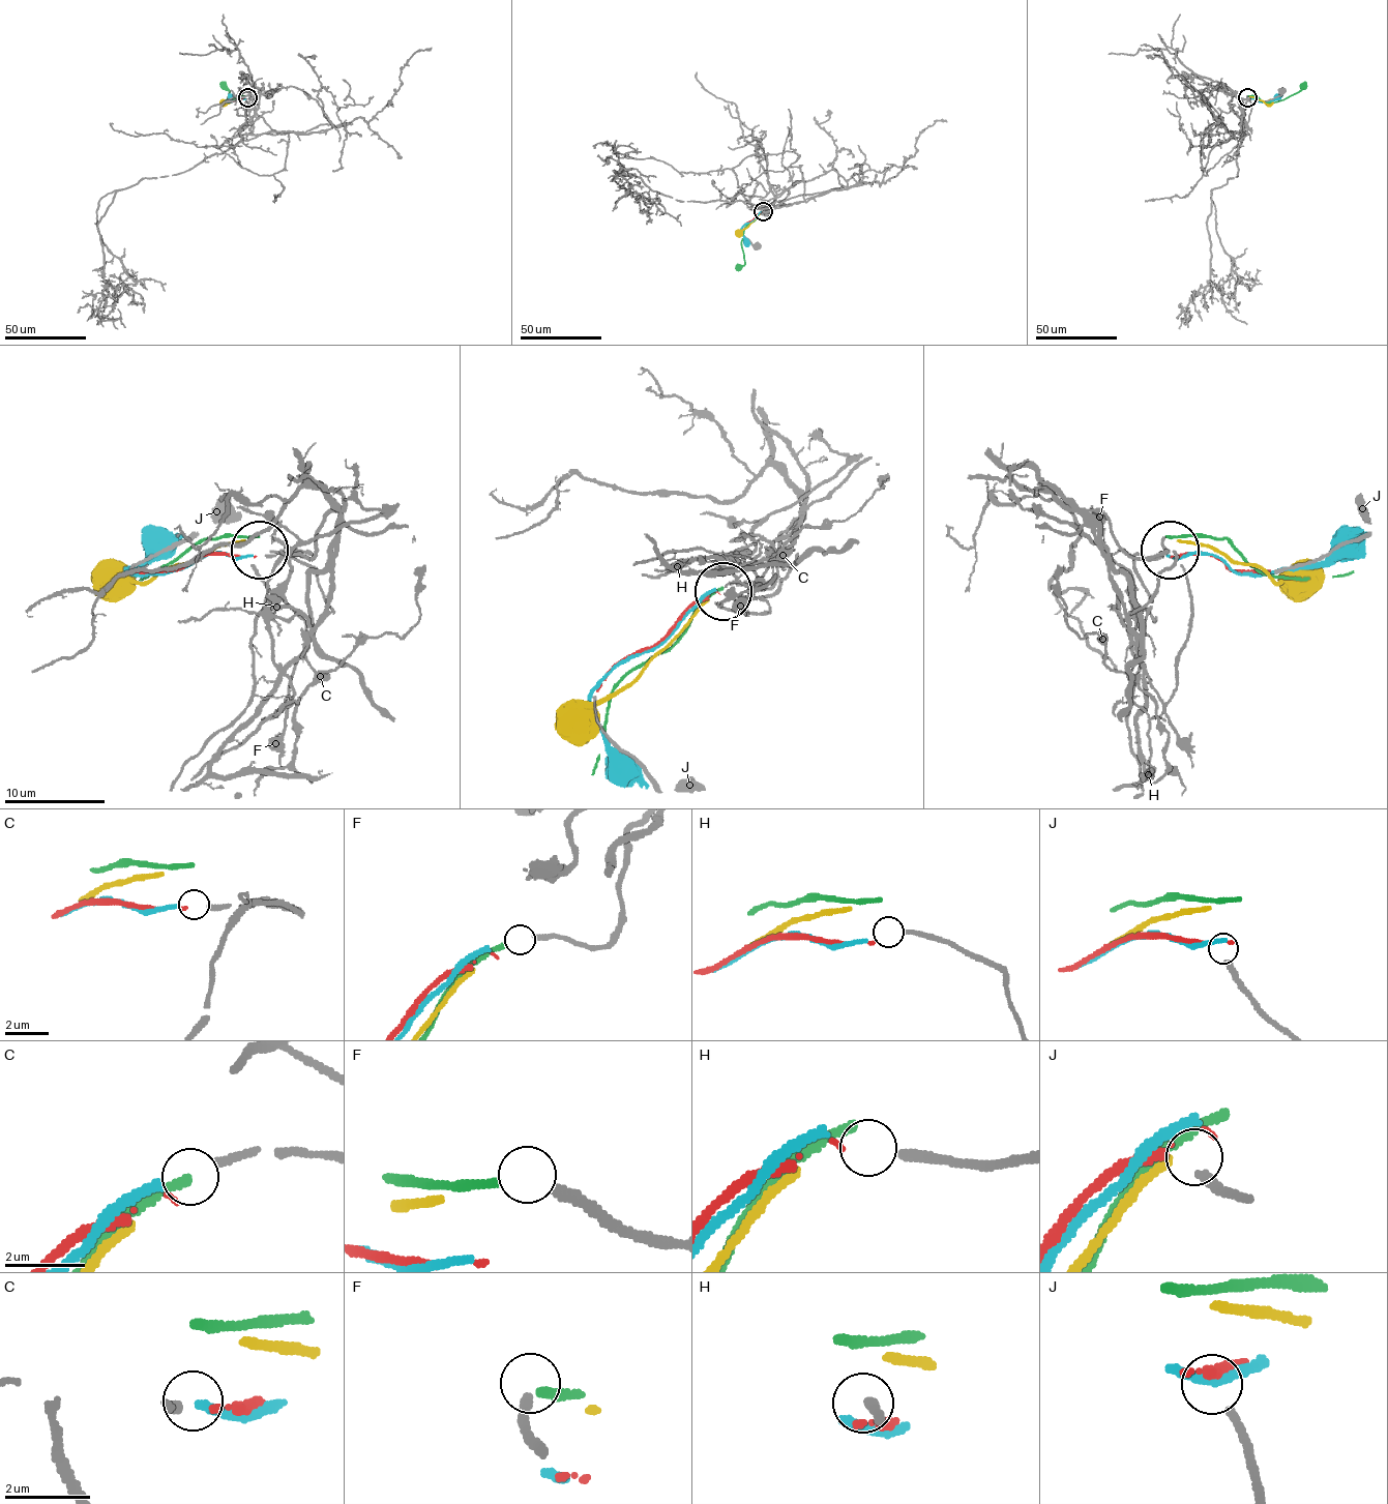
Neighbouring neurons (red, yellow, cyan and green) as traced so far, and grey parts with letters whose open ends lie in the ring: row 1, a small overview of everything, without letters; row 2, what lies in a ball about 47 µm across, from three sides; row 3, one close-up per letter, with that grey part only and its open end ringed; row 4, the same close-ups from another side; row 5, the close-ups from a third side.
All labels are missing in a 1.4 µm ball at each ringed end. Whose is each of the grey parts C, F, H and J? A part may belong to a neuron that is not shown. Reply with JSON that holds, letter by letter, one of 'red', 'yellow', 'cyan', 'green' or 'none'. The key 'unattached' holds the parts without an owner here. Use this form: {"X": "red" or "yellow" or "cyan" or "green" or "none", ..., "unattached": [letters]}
{"C": "cyan", "F": "green", "H": "none", "J": "red", "unattached": ["H"]}

